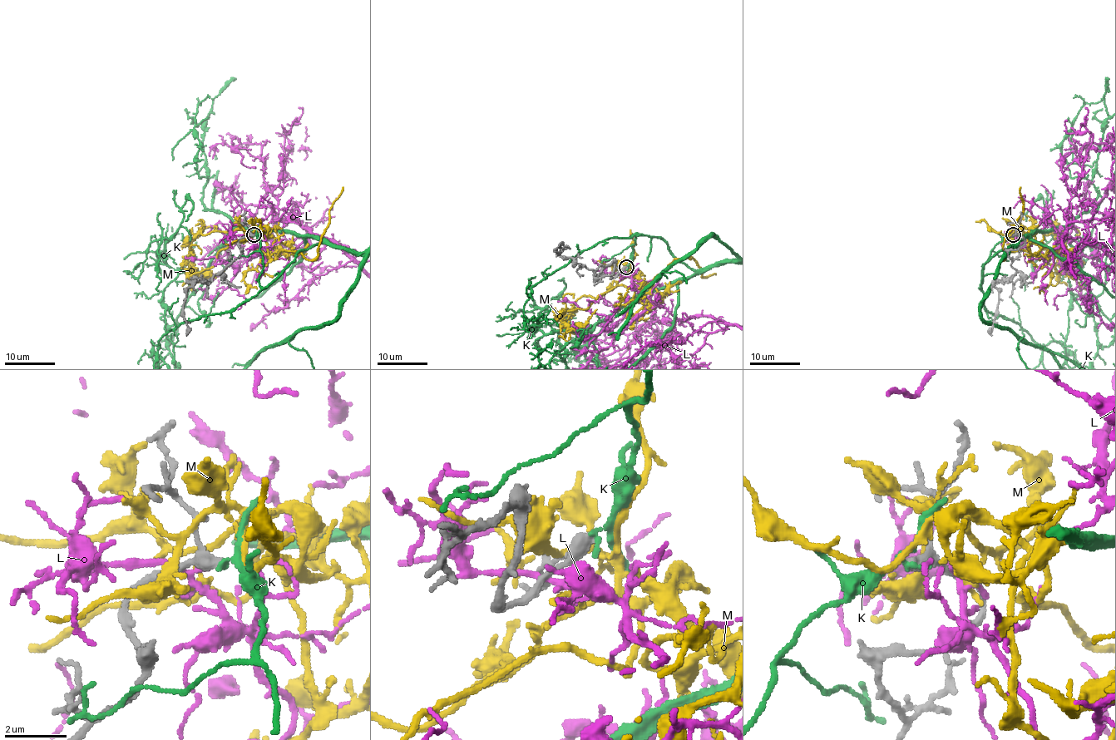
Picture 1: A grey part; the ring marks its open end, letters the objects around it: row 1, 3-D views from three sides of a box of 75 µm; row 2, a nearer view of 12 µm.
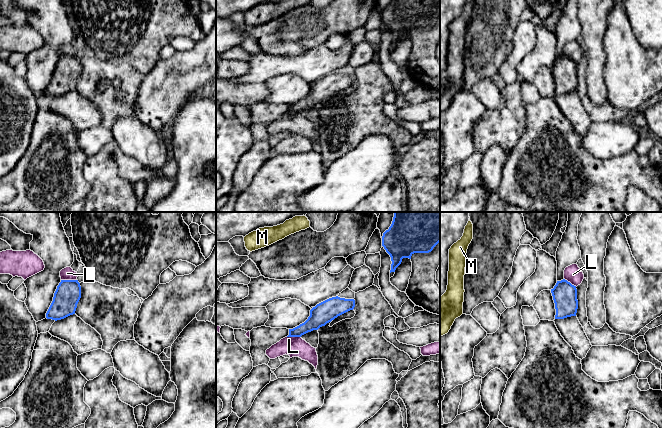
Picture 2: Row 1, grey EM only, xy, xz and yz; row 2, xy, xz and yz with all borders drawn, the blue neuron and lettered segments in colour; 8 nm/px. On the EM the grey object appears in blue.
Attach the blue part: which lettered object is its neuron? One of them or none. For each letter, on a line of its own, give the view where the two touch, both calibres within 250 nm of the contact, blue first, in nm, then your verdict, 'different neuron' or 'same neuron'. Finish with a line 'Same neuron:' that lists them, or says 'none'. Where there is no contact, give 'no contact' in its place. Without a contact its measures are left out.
K: no contact; different neuron
L: meets blue in xy; 200 nm thick on the blue side, 100 nm on the other; different neuron
M: no contact; different neuron
Same neuron: none

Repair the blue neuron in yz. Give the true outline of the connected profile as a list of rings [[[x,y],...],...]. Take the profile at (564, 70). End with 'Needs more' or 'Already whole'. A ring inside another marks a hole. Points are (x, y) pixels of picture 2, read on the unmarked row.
[[[563,55],[557,57],[554,64],[551,65],[551,69],[556,85],[555,95],[576,92],[578,85],[576,62]]]. Already whole

